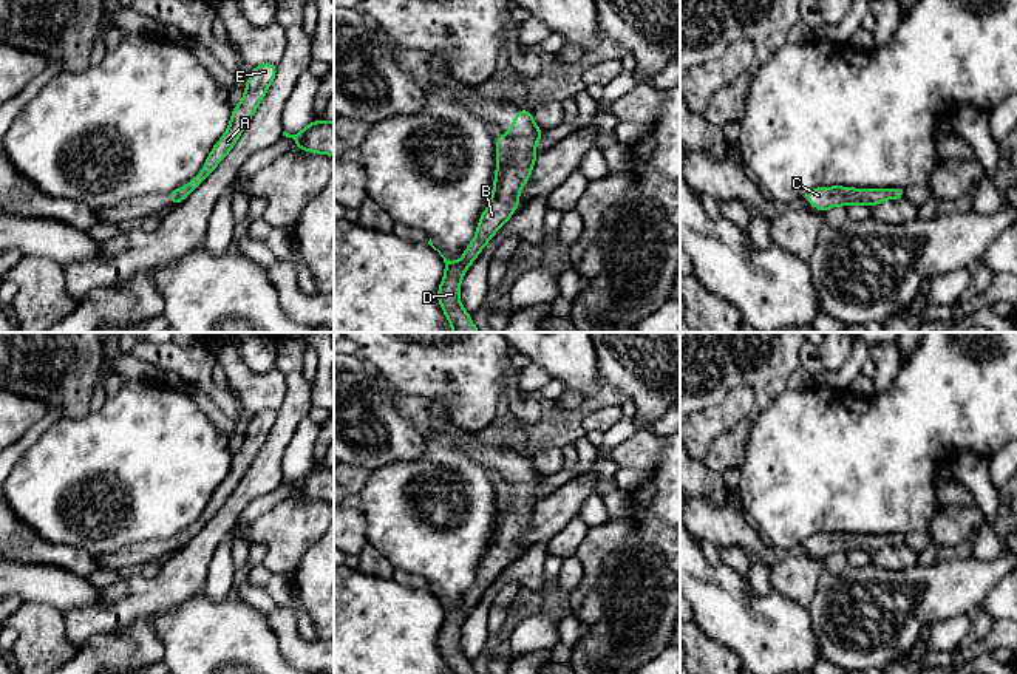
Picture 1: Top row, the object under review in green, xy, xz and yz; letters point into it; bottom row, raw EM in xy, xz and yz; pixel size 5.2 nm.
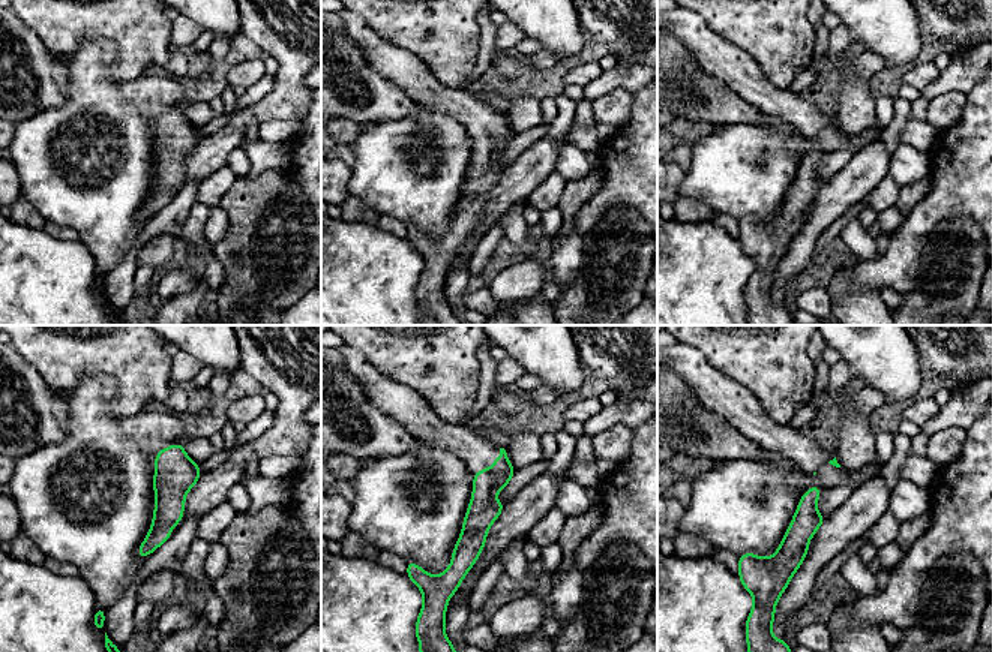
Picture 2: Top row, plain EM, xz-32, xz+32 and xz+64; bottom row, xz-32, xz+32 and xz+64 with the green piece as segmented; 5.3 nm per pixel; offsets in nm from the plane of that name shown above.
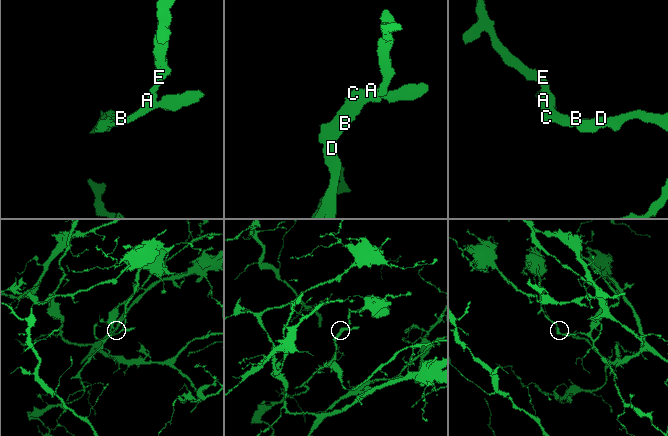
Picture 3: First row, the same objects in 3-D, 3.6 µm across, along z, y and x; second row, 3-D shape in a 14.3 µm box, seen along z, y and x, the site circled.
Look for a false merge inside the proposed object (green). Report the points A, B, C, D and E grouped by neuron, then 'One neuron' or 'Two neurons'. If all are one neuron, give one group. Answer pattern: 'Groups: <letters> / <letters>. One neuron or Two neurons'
Groups: A B C D E. One neuron

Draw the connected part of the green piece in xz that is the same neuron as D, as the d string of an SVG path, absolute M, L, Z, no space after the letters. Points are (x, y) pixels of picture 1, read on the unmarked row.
M516 456L516 464L510 471L510 479L507 482L499 481L495 484L496 507L499 510L495 518L495 535L491 536L491 546L488 549L488 553L479 564L476 581L468 591L468 594L464 597L464 603L457 609L453 609L447 606L439 595L433 592L431 584L428 587L428 591L439 598L445 609L442 631L437 635L437 648L442 652L444 660L448 663L451 674L476 674L471 668L470 660L462 654L459 646L461 626L465 617L471 612L479 598L484 595L484 592L493 584L498 575L512 564L512 560L519 553L518 541L530 524L535 506L538 502L535 492L543 481L544 476L539 476L536 473L530 456Z

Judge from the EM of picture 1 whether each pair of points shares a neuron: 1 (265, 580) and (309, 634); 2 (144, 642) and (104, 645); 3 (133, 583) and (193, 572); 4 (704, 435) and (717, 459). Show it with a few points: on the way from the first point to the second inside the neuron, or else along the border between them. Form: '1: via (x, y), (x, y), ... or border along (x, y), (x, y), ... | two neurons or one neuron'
1: via (280, 589), (299, 608), (303, 619) | one neuron
2: via (135, 645), (113, 645) | one neuron
3: via (149, 586), (172, 586), (178, 580) | one neuron
4: border along (728, 432), (722, 433), (711, 444), (702, 461) | two neurons

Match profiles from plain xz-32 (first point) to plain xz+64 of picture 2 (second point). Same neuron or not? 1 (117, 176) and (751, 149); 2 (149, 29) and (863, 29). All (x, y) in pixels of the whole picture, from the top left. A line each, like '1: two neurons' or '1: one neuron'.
1: one neuron
2: two neurons

